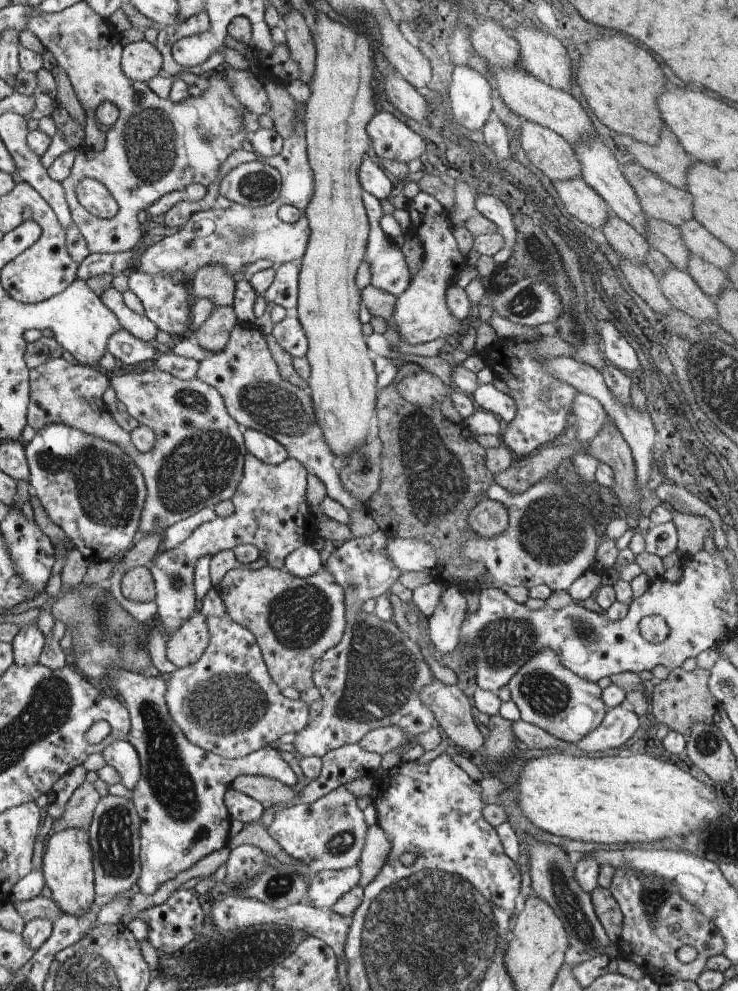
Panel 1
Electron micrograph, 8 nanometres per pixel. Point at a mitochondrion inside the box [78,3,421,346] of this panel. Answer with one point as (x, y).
(151, 143)

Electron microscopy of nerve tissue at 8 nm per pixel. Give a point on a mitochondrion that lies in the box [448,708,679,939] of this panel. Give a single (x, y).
(655, 896)

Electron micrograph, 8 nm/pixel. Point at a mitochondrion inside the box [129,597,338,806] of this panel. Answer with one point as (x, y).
(227, 704)

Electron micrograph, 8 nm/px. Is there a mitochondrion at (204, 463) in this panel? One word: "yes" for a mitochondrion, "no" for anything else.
yes

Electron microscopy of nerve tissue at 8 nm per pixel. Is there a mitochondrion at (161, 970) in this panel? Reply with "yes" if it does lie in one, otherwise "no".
no

